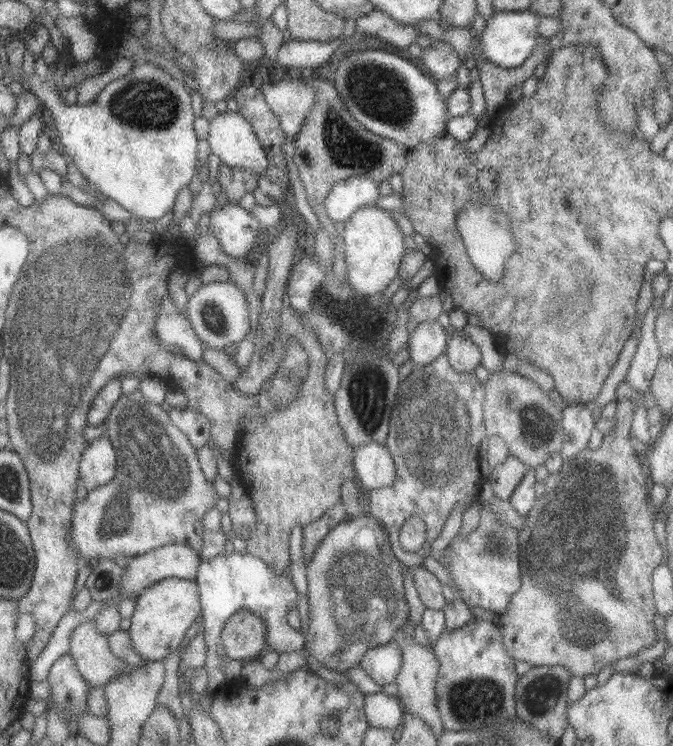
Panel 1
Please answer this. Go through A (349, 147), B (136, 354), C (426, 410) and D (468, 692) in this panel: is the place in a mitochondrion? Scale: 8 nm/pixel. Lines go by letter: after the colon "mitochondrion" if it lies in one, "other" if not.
A: mitochondrion
B: other
C: mitochondrion
D: mitochondrion

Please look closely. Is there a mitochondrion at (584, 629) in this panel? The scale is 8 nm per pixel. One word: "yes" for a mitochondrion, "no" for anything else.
yes

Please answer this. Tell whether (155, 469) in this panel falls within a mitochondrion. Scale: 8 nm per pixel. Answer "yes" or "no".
yes

